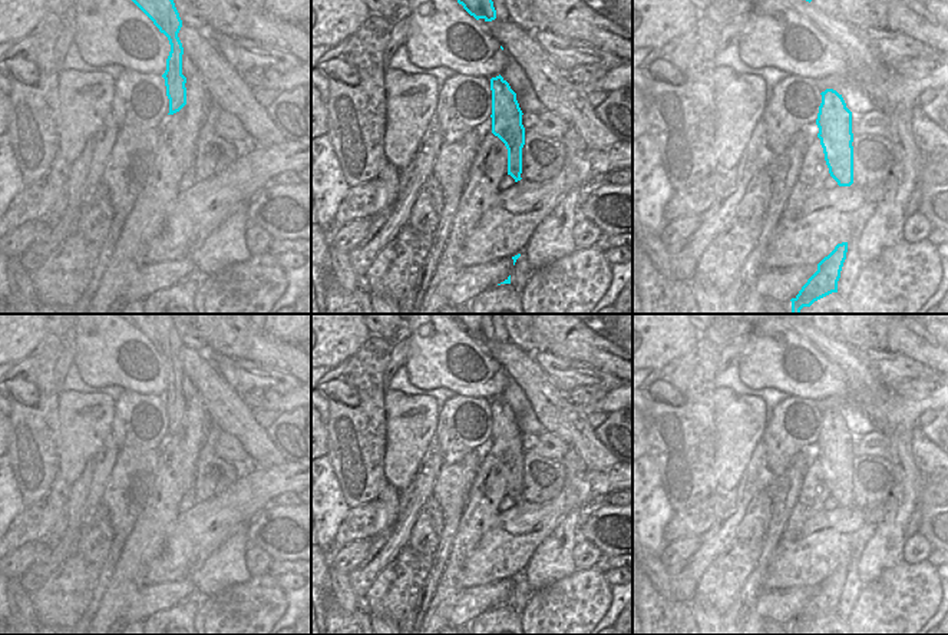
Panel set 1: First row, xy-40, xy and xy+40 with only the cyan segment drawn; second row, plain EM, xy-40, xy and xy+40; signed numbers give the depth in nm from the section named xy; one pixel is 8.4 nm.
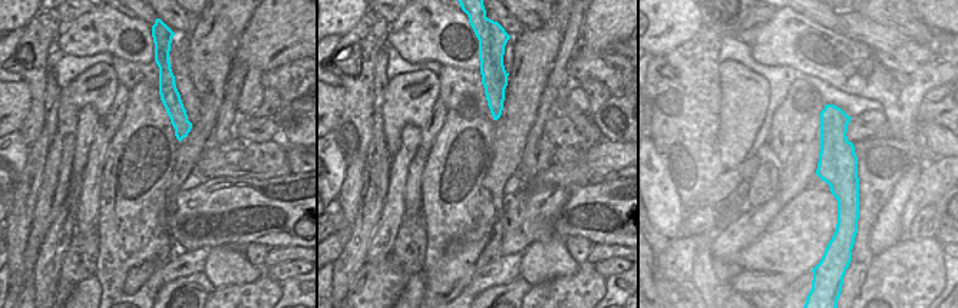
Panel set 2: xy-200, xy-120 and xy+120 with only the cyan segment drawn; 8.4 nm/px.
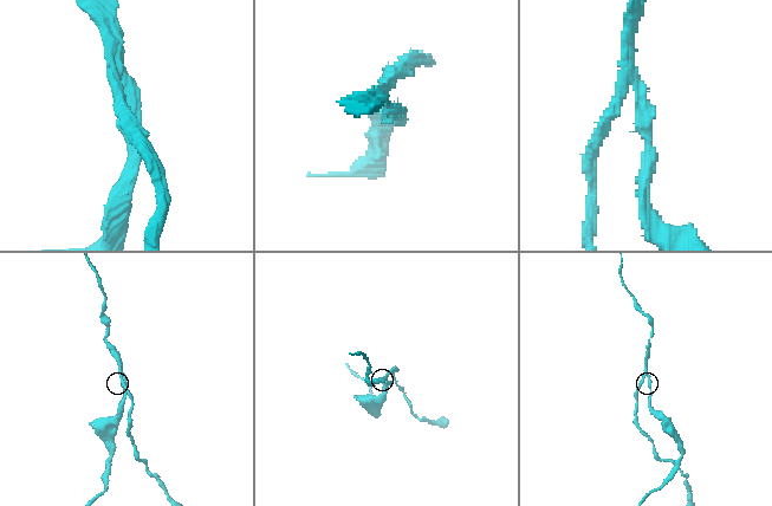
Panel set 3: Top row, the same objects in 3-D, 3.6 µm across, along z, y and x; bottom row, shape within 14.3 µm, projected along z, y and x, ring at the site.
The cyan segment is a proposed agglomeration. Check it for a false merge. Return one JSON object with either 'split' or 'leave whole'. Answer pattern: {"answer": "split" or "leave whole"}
{"answer": "split"}

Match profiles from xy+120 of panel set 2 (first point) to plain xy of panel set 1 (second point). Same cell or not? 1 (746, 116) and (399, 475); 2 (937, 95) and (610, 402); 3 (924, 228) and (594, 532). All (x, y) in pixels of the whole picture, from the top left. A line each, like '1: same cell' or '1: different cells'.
1: same cell
2: different cells
3: different cells

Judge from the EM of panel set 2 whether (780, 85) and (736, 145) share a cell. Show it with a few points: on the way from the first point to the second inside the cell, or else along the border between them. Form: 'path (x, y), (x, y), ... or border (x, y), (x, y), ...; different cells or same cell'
border (752, 72), (767, 82), (767, 111), (756, 132); different cells

